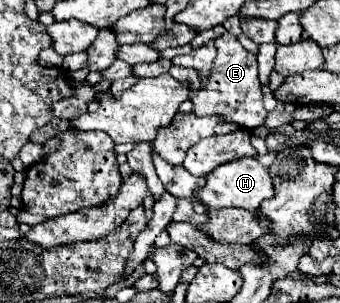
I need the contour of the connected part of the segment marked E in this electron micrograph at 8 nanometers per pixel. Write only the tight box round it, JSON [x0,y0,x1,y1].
[191,32,267,128]

